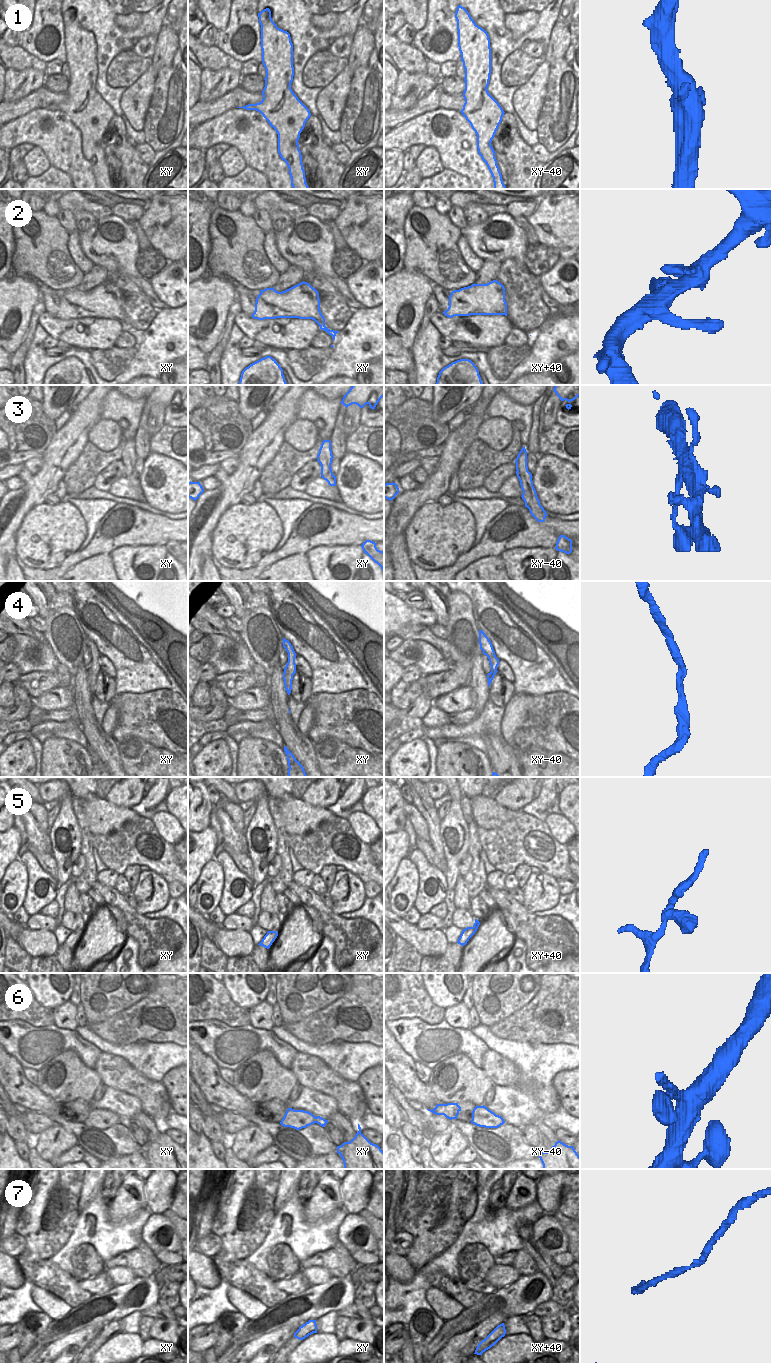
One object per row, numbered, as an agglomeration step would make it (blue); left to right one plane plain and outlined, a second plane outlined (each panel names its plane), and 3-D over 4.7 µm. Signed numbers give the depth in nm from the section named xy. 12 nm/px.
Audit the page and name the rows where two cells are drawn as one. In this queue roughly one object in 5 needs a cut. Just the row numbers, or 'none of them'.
6

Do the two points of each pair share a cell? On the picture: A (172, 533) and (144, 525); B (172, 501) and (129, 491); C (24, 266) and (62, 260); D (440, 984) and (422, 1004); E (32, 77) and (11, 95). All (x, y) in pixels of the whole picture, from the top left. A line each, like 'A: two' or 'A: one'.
A: one
B: two
C: one
D: two
E: one

